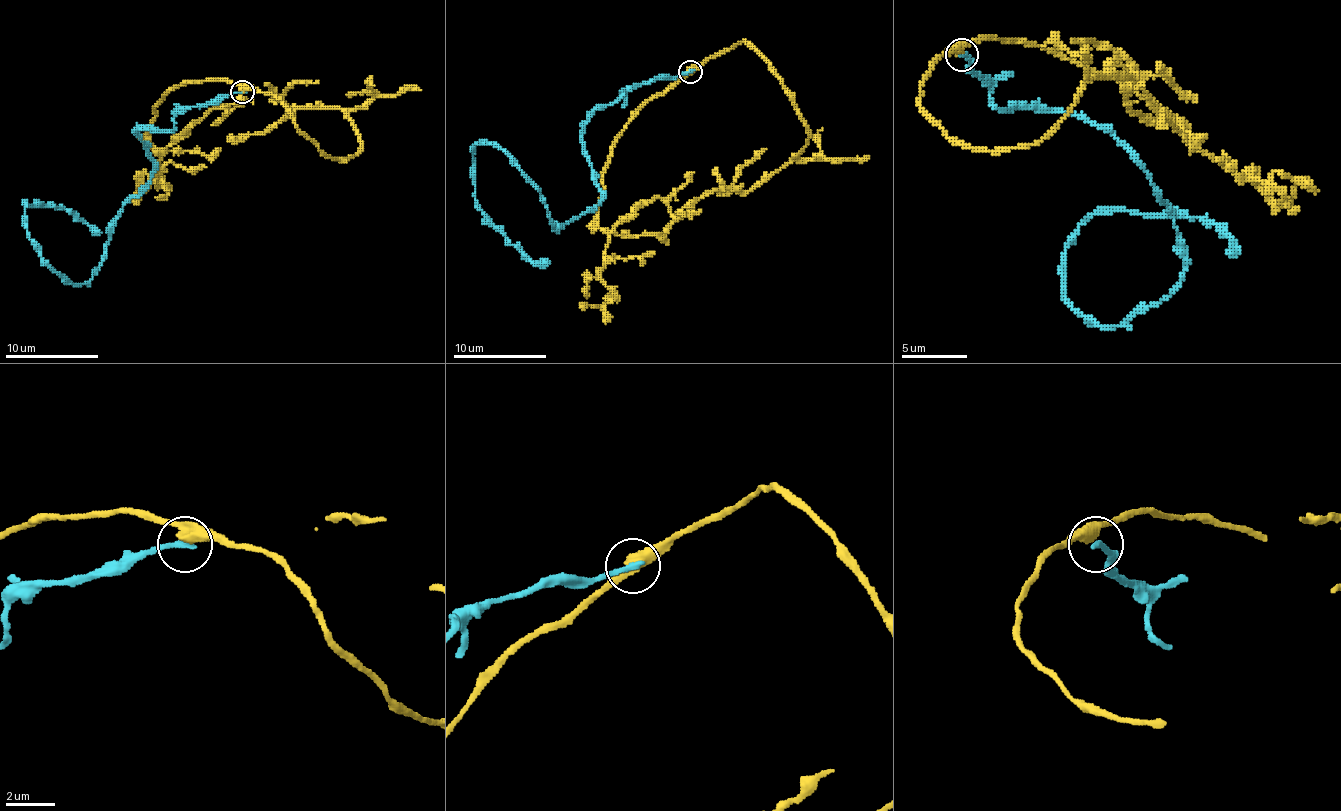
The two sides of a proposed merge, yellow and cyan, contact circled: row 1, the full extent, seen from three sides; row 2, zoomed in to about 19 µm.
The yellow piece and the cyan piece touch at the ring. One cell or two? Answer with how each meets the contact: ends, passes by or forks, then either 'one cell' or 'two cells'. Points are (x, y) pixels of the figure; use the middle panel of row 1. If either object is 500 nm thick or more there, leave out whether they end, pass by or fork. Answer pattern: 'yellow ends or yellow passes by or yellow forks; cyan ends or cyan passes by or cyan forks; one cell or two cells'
yellow passes by; cyan ends; two cells

